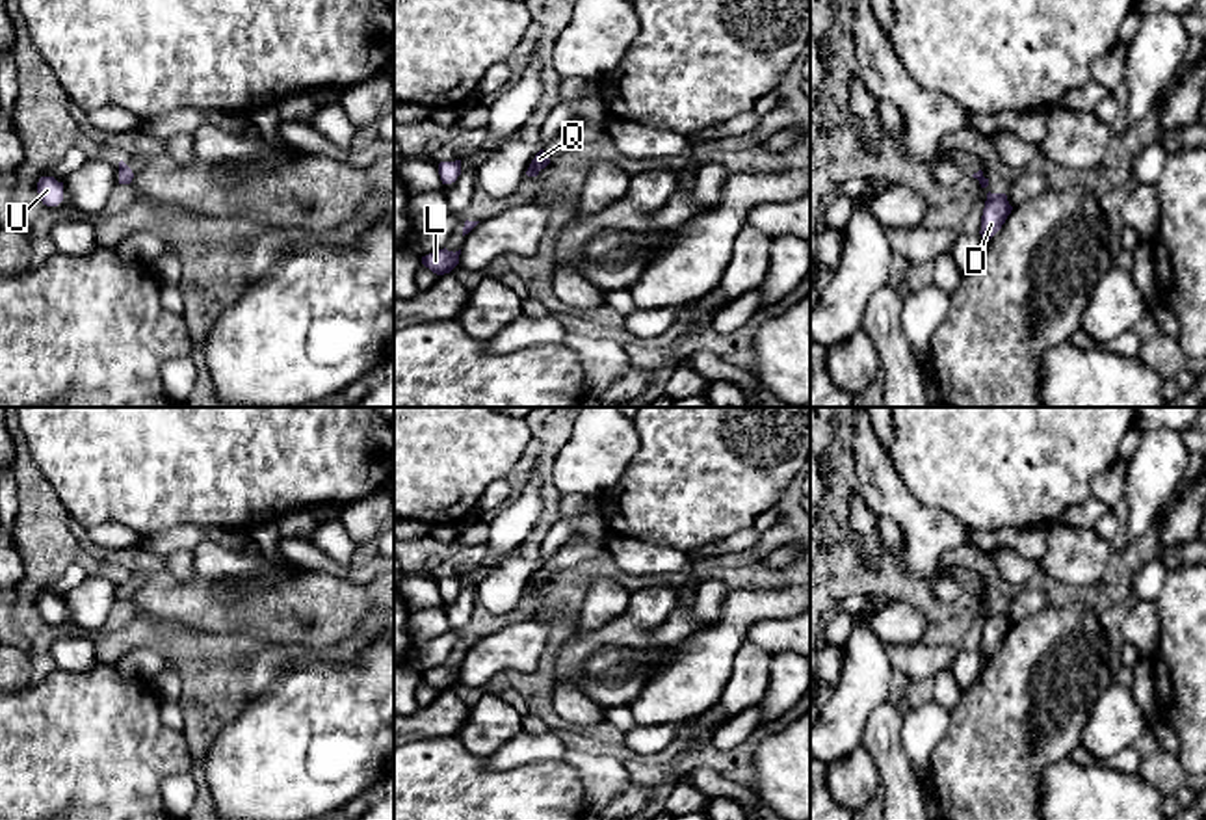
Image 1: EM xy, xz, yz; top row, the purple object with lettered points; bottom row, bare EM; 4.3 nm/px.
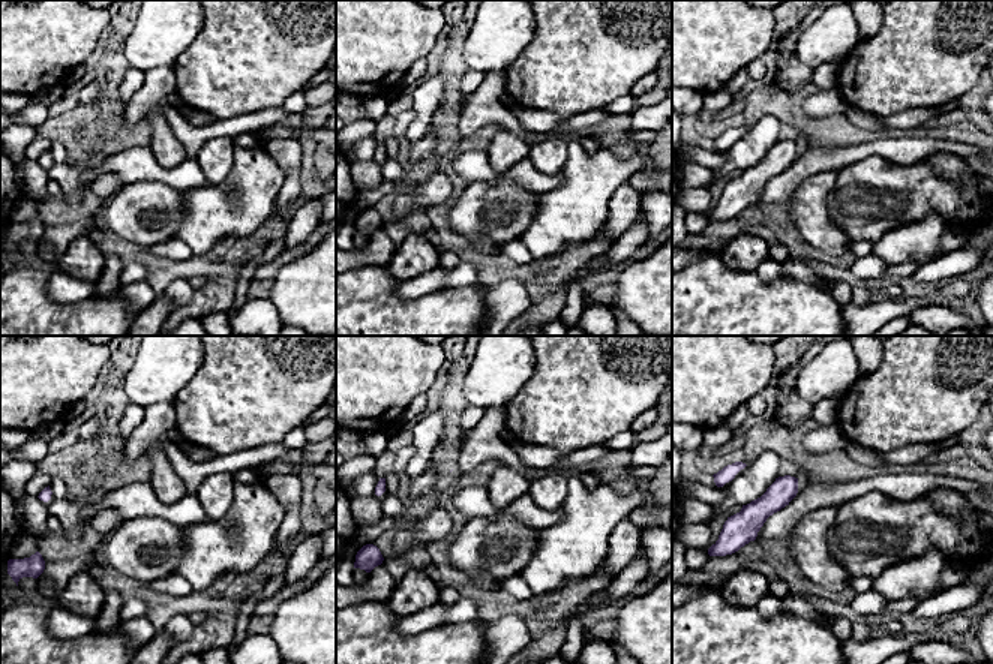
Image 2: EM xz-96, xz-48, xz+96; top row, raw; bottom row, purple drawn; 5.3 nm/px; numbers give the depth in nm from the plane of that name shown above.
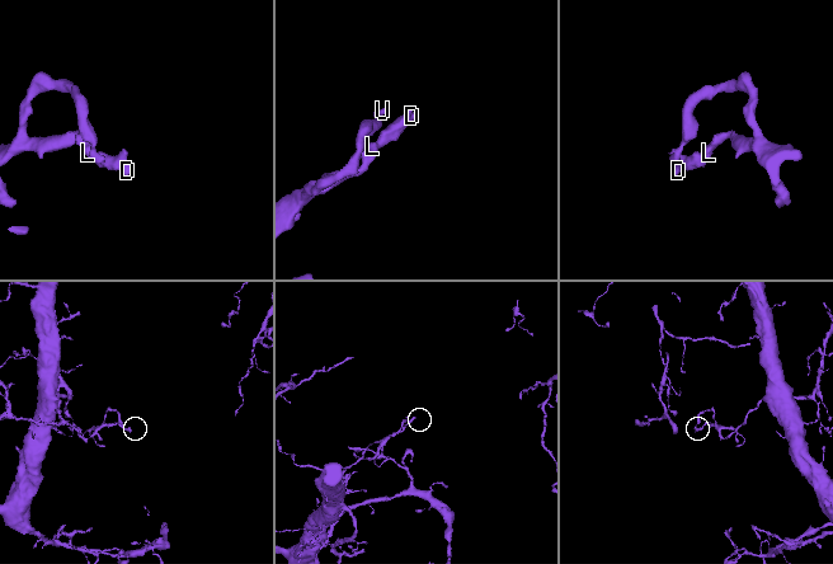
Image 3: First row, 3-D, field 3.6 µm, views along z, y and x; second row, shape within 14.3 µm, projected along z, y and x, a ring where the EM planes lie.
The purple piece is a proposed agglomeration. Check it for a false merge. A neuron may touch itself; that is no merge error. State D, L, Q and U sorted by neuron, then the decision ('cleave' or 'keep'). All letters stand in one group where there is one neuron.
groups D L Q U; keep

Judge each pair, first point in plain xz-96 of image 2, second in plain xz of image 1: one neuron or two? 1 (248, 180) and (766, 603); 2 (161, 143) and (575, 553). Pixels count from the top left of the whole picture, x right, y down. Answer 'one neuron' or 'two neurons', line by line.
1: one neuron
2: two neurons

